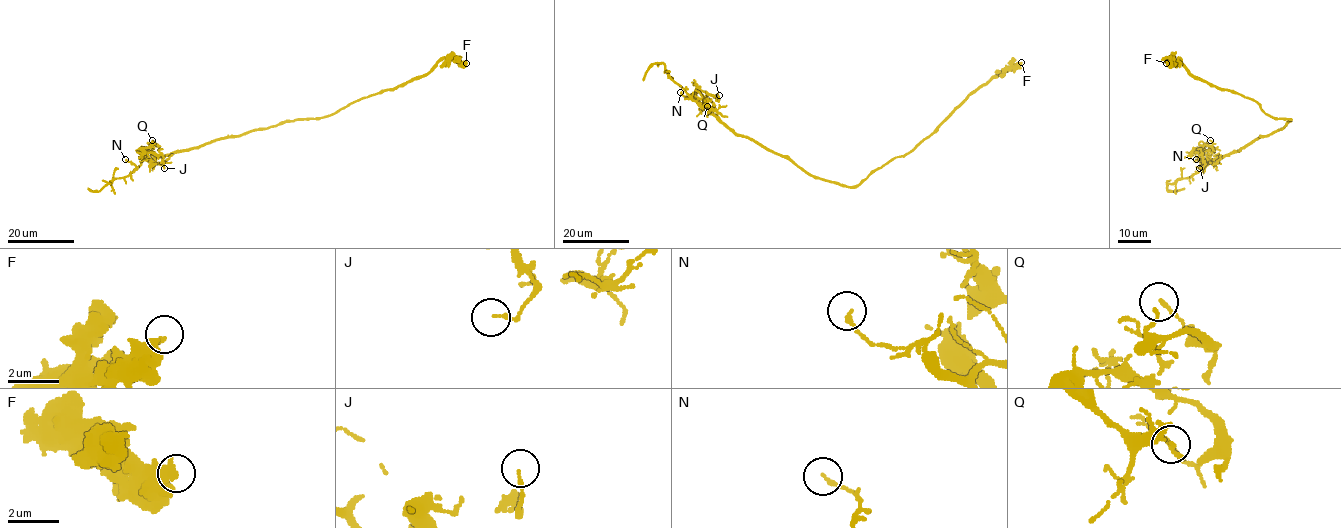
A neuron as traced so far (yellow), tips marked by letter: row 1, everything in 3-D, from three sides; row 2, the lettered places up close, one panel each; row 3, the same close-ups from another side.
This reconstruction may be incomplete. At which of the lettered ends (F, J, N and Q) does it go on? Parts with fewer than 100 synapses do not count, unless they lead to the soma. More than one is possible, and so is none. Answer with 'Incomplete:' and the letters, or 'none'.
Incomplete: none

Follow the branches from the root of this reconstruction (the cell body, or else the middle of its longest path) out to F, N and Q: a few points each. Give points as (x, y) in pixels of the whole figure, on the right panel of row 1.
F: (1284, 126), (1289, 119), (1275, 119), (1256, 101), (1210, 86), (1192, 76), (1178, 58), (1166, 63)
N: (1284, 126), (1260, 136), (1240, 150), (1208, 159), (1201, 168), (1196, 159)
Q: (1284, 126), (1260, 136), (1240, 150), (1215, 158), (1196, 149), (1211, 145), (1210, 140)

